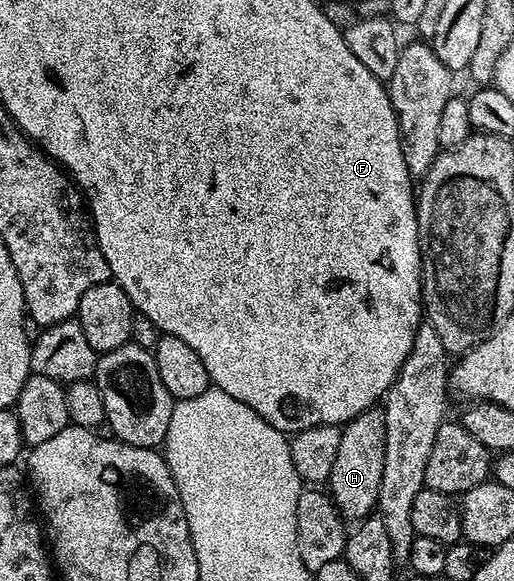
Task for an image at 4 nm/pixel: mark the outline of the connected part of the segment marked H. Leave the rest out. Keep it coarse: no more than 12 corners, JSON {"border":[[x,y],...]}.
{"border":[[386,412],[341,428],[328,494],[347,520],[377,508]]}

